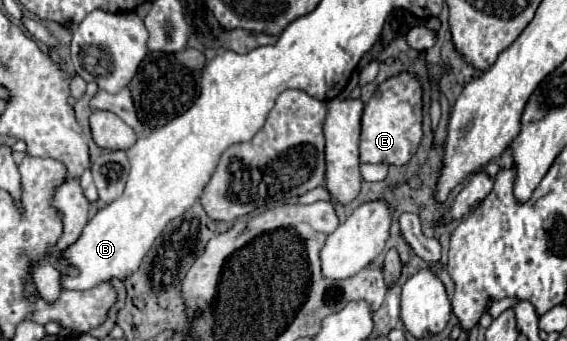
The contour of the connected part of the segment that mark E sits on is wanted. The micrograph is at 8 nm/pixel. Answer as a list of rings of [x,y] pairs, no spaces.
[[[403,71],[385,79],[363,109],[361,163],[405,165],[417,153],[423,139],[423,87],[415,73]]]

